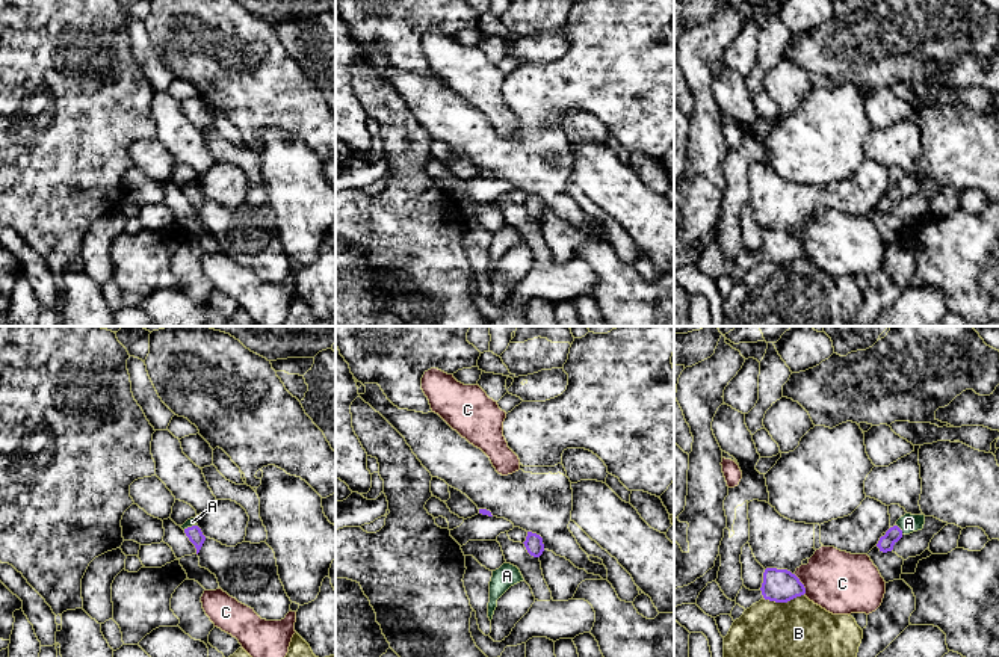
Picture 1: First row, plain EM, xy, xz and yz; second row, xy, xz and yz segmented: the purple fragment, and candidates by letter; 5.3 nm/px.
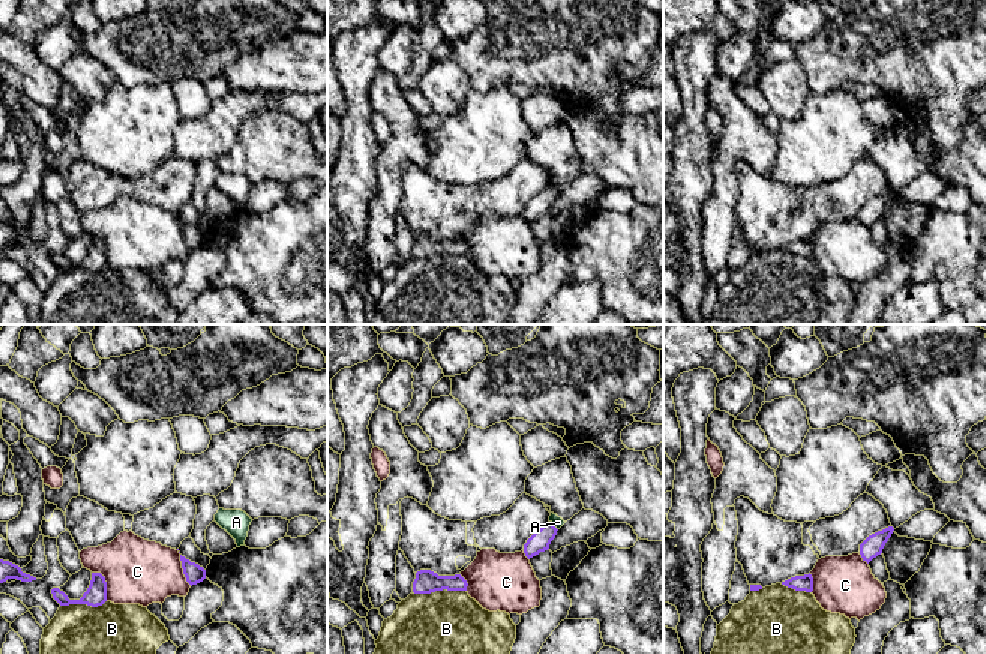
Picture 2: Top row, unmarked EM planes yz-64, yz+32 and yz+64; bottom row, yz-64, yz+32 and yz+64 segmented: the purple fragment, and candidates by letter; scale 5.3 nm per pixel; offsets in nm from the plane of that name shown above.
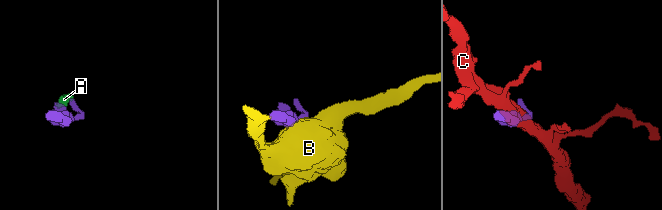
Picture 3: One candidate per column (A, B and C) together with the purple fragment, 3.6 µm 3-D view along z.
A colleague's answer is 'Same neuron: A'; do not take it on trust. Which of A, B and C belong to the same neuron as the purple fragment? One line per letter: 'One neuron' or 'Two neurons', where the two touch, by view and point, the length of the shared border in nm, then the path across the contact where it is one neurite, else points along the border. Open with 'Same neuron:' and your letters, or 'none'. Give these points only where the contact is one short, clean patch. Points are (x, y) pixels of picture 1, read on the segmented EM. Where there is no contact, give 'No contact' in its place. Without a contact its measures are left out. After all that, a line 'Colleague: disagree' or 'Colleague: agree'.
Same neuron: A
A: One neuron. Touches purple at yz (900, 529). Shared border 70 nm. Path across: yz (886, 542), (900, 529), (909, 523)
B: Two neurons. Touches purple at yz (783, 601). Shared border 220 nm
C: Two neurons. Touches purple at yz (803, 585). Shared border 130 nm
Colleague: agree

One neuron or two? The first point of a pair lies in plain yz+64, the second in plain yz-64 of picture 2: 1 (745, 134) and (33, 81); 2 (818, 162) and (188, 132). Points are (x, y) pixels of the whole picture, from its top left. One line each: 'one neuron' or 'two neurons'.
1: one neuron
2: two neurons

